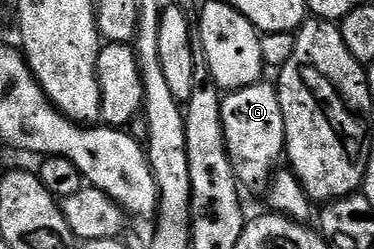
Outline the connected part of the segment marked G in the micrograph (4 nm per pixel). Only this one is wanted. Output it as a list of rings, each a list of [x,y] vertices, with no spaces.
[[[263,80],[248,88],[229,91],[222,99],[222,123],[228,156],[239,187],[243,191],[265,191],[279,165],[277,162],[283,161],[286,149],[284,112],[280,112],[277,85]]]

